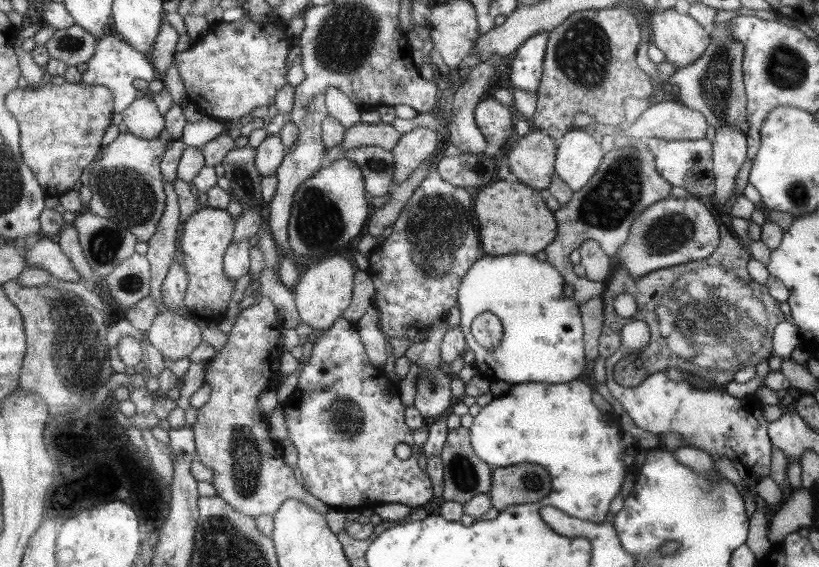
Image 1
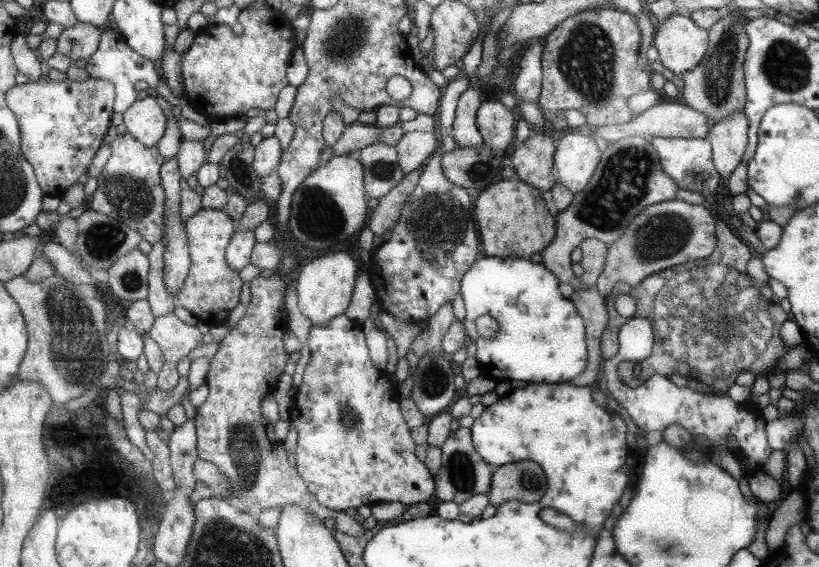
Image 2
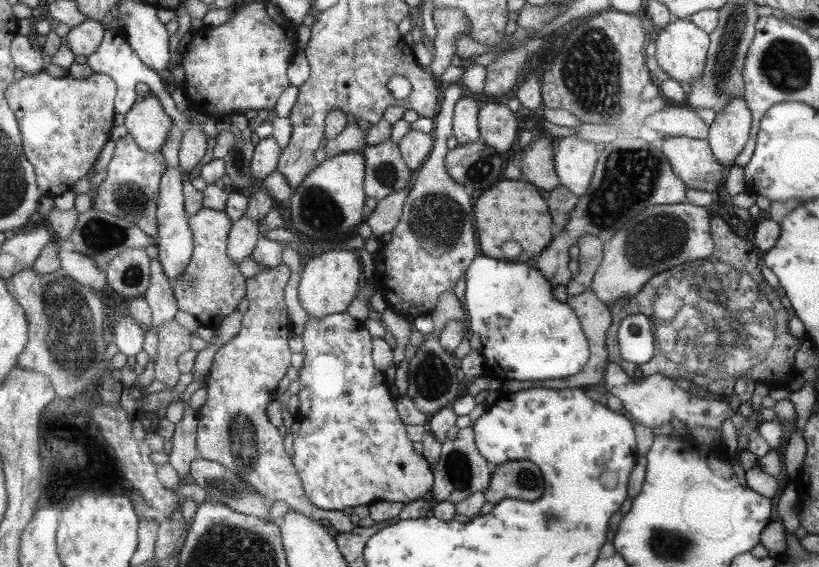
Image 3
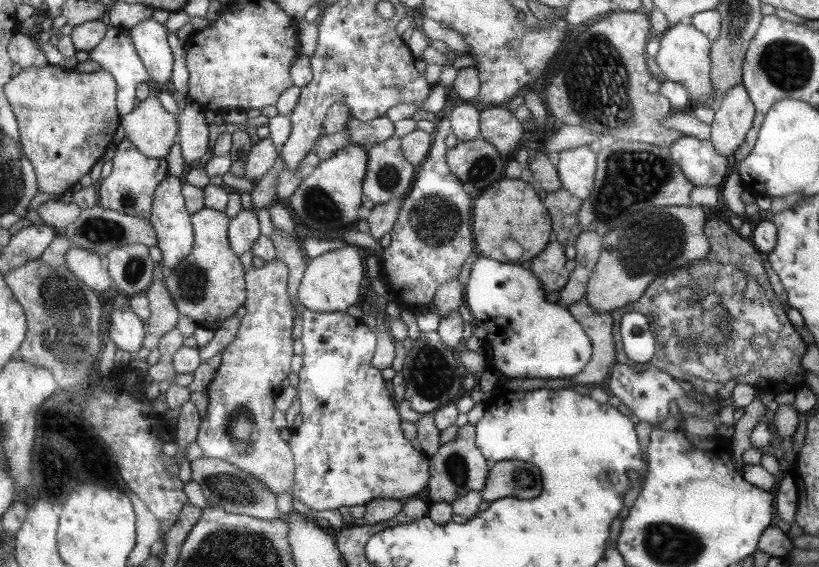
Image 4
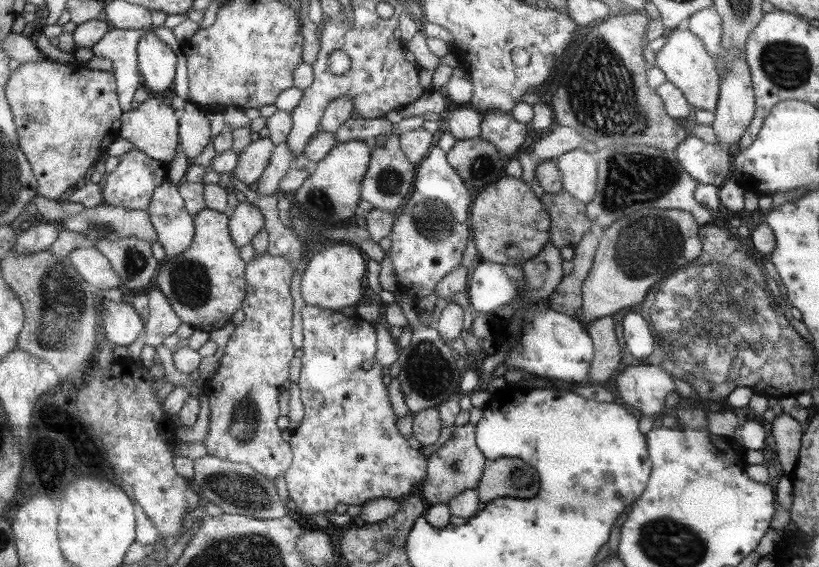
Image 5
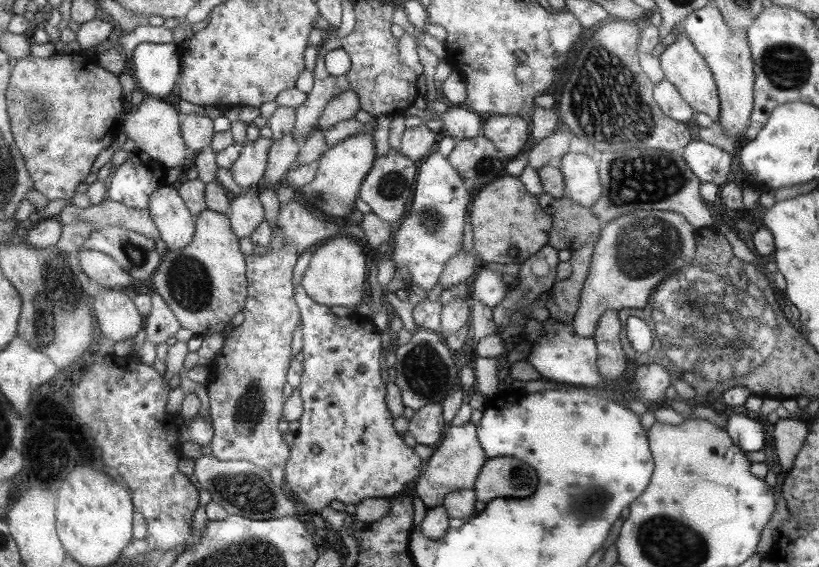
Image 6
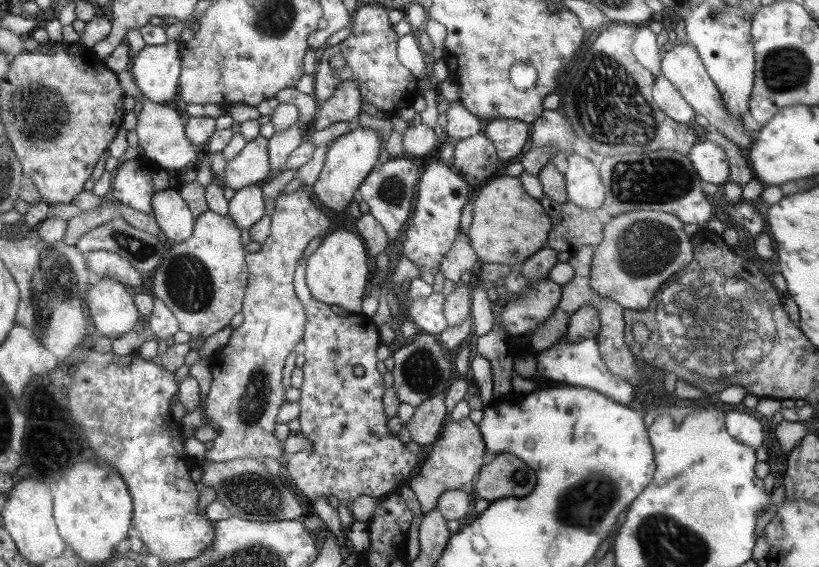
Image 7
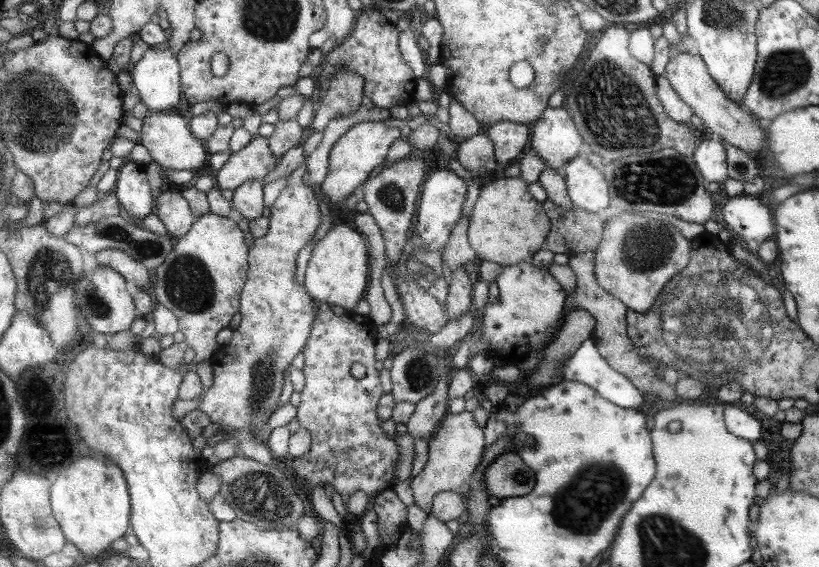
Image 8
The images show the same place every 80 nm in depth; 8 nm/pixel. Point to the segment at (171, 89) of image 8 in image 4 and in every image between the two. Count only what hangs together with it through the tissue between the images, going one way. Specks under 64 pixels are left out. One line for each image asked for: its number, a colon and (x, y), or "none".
4: (151, 40)
5: (156, 61)
6: (156, 67)
7: (156, 71)

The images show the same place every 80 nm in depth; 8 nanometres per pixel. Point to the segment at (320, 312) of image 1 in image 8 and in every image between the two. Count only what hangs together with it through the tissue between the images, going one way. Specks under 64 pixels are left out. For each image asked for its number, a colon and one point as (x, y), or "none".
2: (323, 286)
3: (327, 283)
4: (330, 283)
5: (331, 280)
6: (334, 276)
7: (336, 272)
8: (336, 273)

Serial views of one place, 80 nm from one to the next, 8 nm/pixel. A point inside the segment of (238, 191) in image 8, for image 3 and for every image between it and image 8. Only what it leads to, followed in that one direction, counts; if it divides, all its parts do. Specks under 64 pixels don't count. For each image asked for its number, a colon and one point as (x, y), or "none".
3: (243, 236)
4: (243, 231)
5: (246, 221)
6: (245, 212)
7: (246, 207)

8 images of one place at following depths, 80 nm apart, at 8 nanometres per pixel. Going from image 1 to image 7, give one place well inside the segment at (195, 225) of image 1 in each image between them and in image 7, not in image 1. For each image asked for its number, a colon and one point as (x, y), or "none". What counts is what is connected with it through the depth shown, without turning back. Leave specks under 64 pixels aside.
2: (210, 291)
3: (211, 287)
4: (207, 286)
5: (205, 285)
6: (204, 283)
7: (202, 281)

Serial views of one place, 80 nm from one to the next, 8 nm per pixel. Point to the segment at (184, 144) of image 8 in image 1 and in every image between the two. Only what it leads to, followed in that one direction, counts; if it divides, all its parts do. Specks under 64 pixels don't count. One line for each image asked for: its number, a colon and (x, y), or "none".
1: (143, 118)
2: (146, 120)
3: (147, 122)
4: (154, 130)
5: (154, 128)
6: (156, 128)
7: (160, 129)

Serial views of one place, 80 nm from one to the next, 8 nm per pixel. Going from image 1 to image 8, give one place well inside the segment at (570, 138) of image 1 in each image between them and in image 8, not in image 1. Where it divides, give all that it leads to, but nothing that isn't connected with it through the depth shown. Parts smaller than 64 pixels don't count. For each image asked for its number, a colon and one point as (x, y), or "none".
2: (576, 158)
3: (574, 158)
4: (576, 168)
5: (577, 167)
6: (580, 174)
7: (583, 189)
8: (588, 190)

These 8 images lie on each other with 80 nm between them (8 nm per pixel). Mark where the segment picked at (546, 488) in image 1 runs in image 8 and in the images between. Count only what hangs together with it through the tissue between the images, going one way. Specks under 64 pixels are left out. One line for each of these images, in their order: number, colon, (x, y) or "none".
2: (525, 482)
3: (522, 480)
4: (514, 479)
5: (504, 477)
6: (508, 477)
7: (504, 475)
8: (507, 475)

